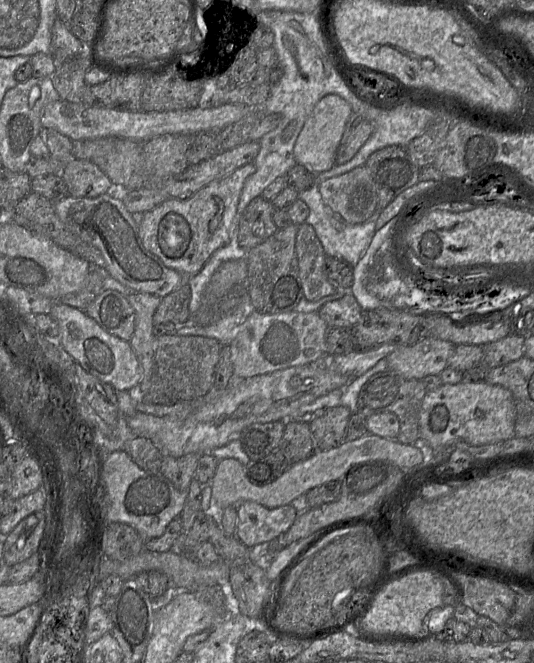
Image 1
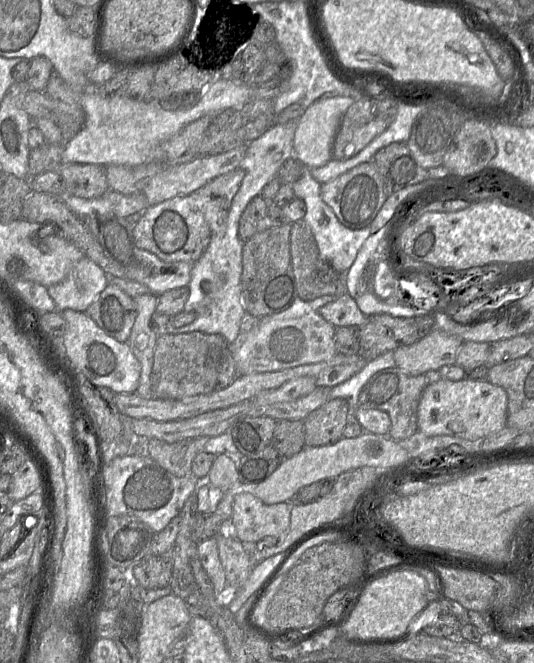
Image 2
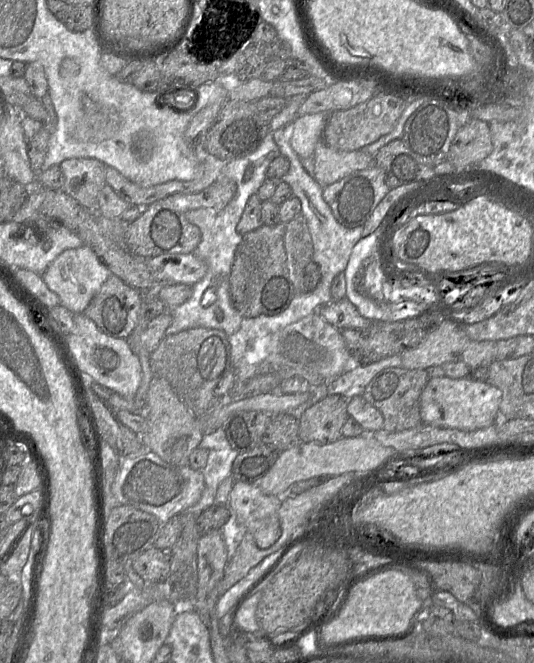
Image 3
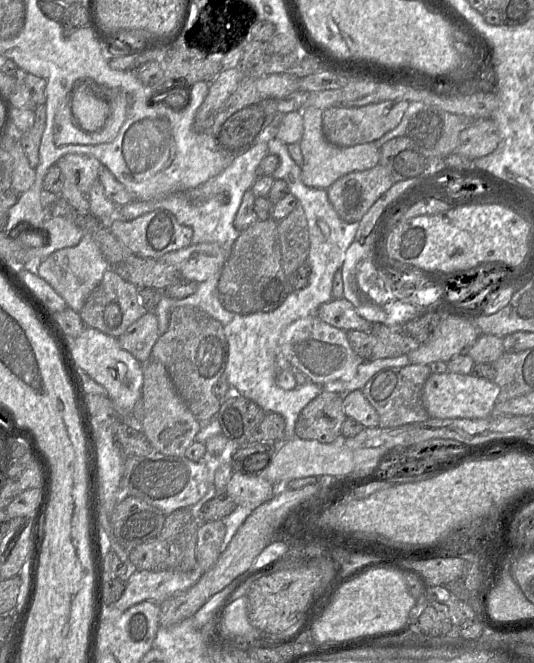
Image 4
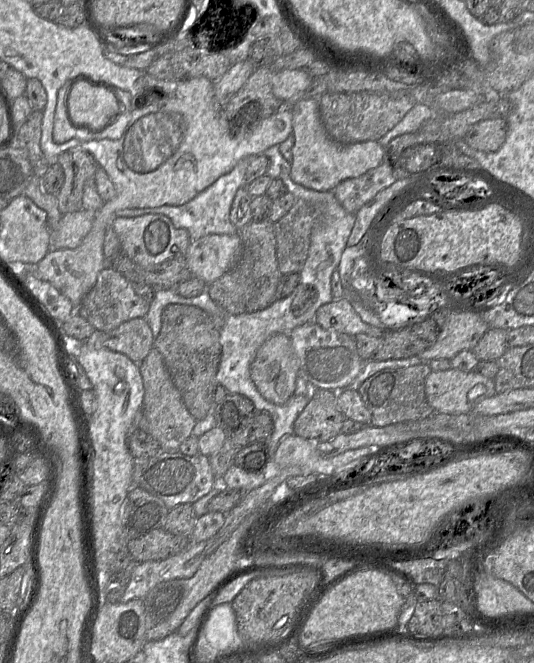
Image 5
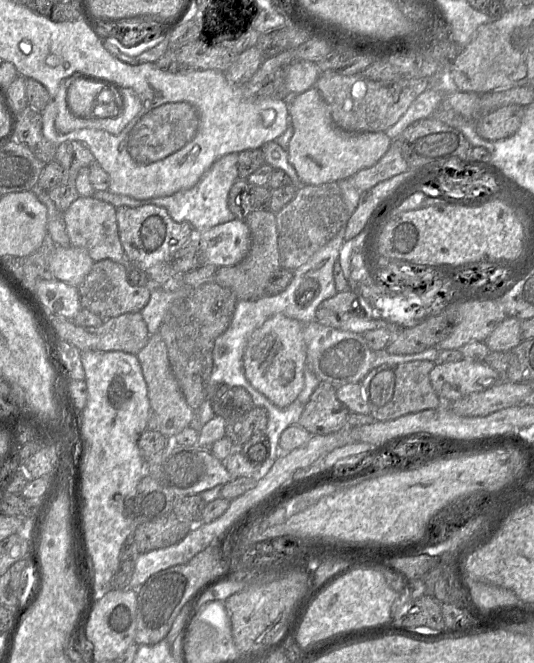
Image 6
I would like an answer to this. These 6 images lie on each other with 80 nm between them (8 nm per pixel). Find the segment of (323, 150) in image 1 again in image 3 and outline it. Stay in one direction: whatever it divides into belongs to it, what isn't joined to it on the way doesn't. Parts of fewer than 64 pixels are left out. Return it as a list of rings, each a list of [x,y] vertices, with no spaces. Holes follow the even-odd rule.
[[[330,113],[297,116],[293,121],[290,145],[300,158],[313,157],[317,143],[322,139]]]

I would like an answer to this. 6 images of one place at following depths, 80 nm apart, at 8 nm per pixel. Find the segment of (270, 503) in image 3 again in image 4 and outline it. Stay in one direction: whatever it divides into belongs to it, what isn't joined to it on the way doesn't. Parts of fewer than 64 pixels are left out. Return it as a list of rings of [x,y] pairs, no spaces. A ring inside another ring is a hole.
[[[234,471],[227,486],[226,493],[235,505],[256,509],[273,496],[273,485],[264,477],[246,476]]]

